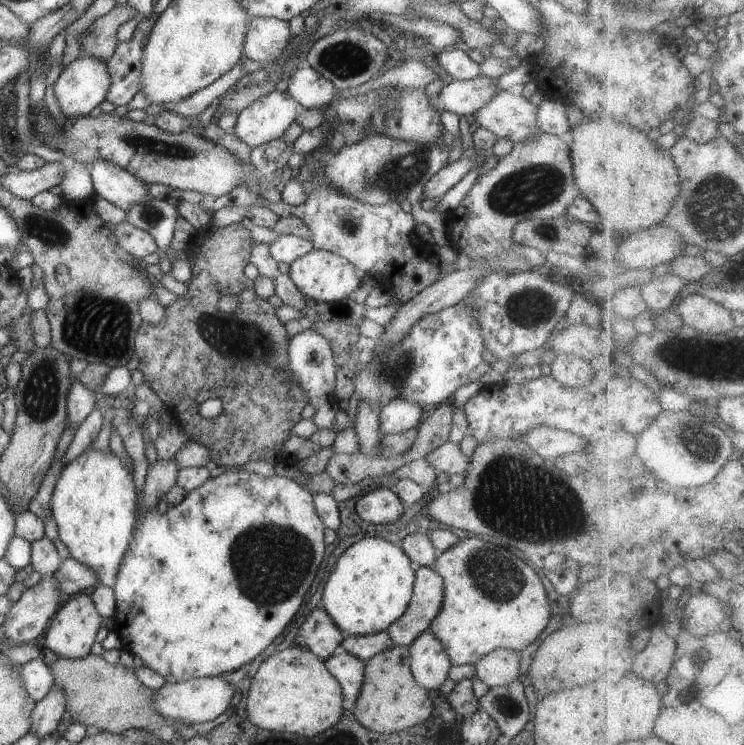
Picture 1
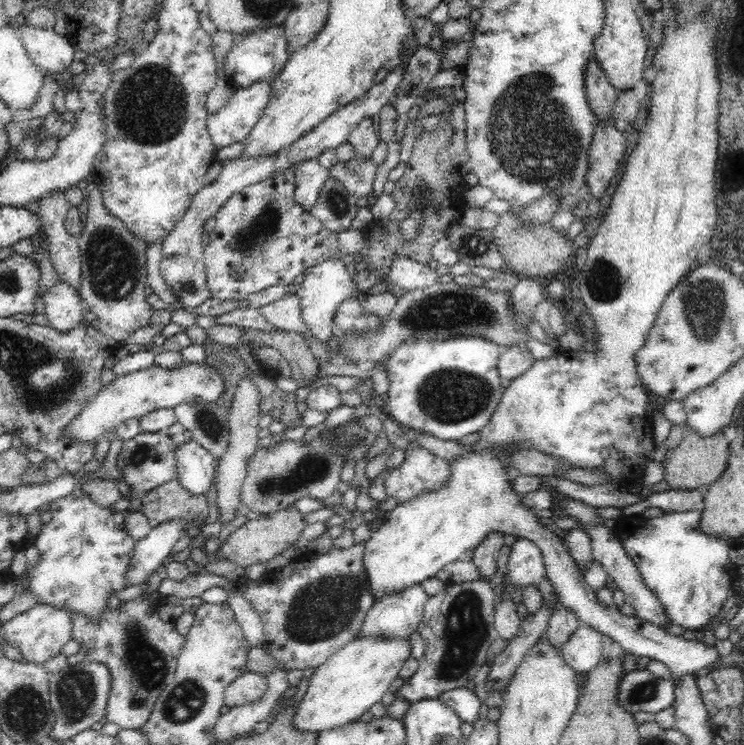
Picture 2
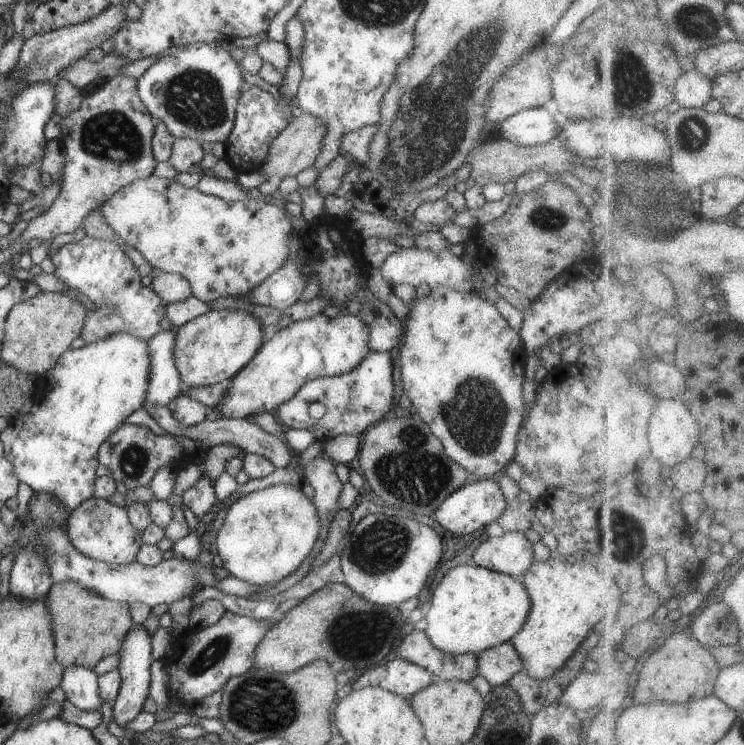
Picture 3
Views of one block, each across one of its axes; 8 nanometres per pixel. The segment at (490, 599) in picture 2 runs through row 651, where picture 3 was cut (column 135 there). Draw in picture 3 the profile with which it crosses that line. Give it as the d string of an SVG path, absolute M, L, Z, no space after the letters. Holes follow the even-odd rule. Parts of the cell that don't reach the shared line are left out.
M126 423L108 436L97 453L99 464L108 468L110 477L125 484L128 490L147 486L162 466L182 465L186 459L183 447L171 435L158 436L147 427Z

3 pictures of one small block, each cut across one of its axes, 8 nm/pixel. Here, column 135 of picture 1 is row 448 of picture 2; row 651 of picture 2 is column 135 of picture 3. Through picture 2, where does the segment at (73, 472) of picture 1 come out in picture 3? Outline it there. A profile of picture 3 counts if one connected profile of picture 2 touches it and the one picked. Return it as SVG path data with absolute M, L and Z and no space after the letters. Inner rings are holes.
M134 624L127 633L122 649L118 652L119 664L117 670L122 676L122 685L118 697L112 702L113 720L116 720L120 727L131 720L134 720L142 711L142 706L149 694L149 685L151 682L150 666L153 662L152 640L146 628L140 624Z

